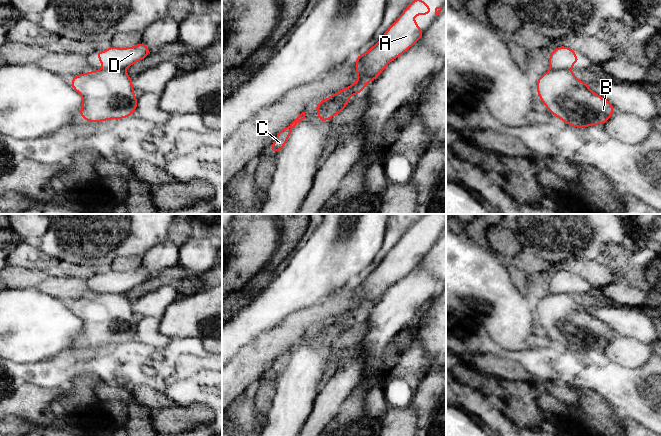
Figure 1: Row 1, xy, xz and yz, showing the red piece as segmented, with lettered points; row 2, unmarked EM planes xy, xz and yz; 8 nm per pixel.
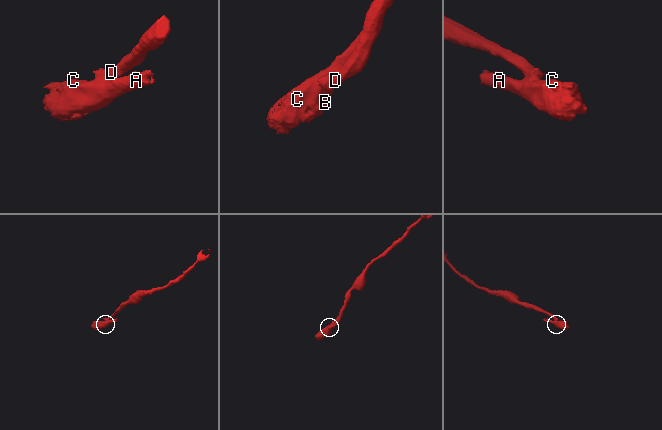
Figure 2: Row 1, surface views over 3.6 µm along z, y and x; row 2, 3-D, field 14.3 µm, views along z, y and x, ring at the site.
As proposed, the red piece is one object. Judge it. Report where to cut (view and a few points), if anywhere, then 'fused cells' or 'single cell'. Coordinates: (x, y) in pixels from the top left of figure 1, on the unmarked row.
cut in xz along (352, 318), (342, 319), (338, 323); fused cells

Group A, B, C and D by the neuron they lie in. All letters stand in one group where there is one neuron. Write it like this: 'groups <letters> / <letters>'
groups A B C / D

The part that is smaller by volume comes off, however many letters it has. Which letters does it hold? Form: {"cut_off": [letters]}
{"cut_off": ["A", "B", "C"]}

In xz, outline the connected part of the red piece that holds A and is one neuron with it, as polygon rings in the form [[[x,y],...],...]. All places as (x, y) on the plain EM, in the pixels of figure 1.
[[[415,222],[379,265],[367,277],[359,278],[356,281],[357,292],[355,297],[360,303],[318,326],[314,333],[319,340],[319,346],[322,347],[337,340],[346,331],[346,327],[339,324],[341,320],[360,318],[369,306],[379,301],[379,297],[392,284],[401,280],[419,265],[425,255],[419,253],[419,248],[415,246],[412,240],[430,238],[431,232],[422,223]]]

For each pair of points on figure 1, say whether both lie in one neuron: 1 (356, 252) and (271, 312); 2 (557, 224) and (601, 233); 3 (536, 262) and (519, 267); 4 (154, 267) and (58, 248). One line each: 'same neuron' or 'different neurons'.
1: same neuron
2: same neuron
3: same neuron
4: different neurons

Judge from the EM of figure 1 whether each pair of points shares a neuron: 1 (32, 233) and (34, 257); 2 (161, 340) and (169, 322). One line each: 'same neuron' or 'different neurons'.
1: different neurons
2: different neurons

